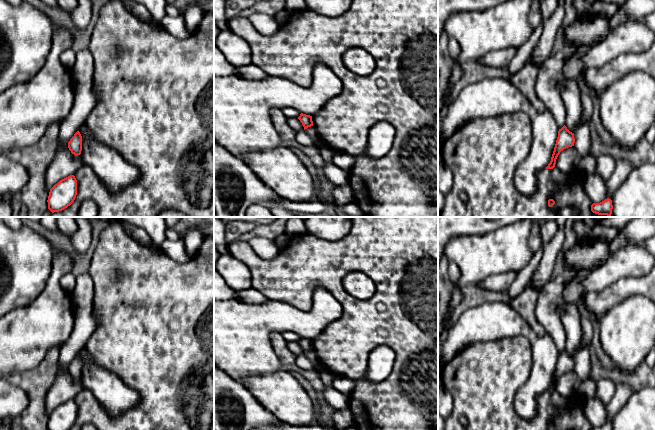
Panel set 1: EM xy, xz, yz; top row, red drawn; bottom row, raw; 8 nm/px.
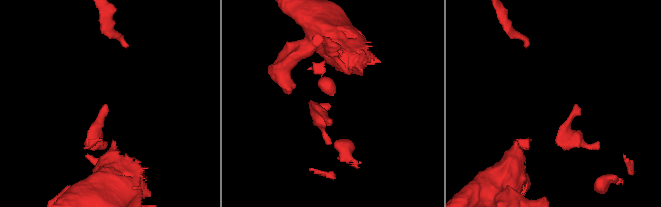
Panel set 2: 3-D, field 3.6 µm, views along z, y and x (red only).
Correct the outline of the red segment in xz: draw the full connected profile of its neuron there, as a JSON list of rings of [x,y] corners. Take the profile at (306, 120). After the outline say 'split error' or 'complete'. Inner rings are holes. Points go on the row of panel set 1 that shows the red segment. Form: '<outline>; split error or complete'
[[[301,113],[298,119],[302,123],[304,130],[307,129],[308,127],[313,126],[312,116],[310,115]]]; complete

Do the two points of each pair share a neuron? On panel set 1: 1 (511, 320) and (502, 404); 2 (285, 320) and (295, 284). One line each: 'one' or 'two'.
1: two
2: two

